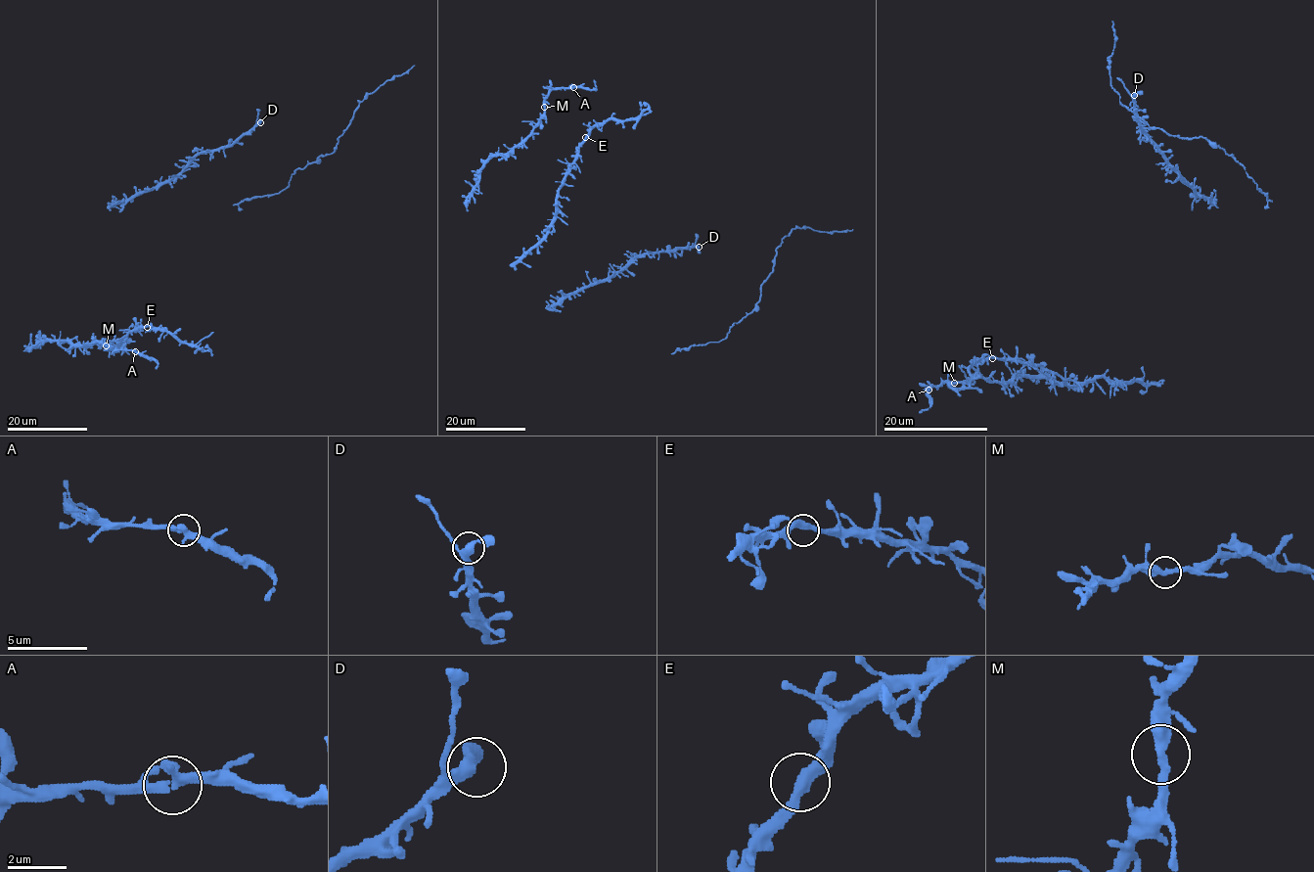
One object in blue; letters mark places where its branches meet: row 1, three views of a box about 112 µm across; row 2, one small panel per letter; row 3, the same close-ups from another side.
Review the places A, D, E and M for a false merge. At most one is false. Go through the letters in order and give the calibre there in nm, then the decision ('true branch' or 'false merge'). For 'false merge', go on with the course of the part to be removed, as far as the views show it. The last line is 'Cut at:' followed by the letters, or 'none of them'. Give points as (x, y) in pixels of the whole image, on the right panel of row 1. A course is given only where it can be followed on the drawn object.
A: calibre 400 nm; true branch
D: calibre 360 nm; true branch
E: calibre 400 nm; true branch
M: calibre 400 nm; true branch
Cut at: none of them

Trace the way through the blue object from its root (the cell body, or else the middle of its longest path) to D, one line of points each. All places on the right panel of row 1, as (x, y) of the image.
D: (1195, 199), (1194, 191), (1142, 131), (1134, 95)

